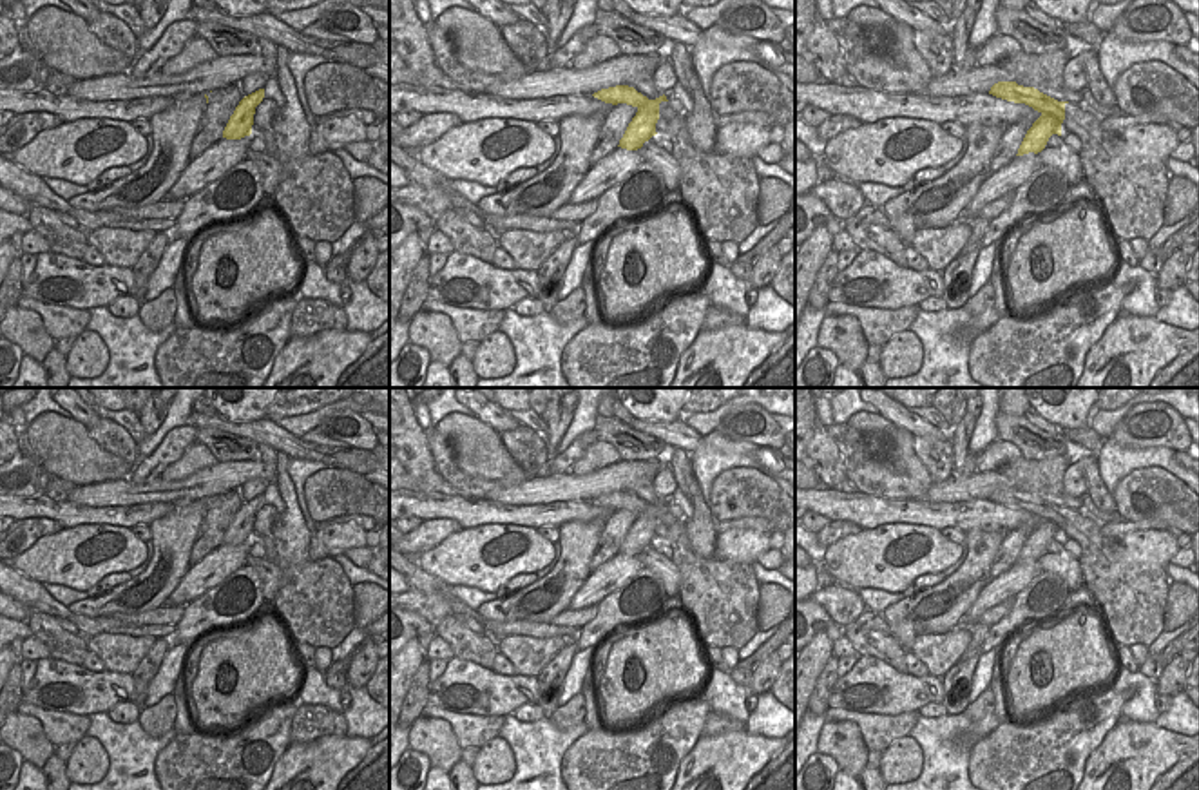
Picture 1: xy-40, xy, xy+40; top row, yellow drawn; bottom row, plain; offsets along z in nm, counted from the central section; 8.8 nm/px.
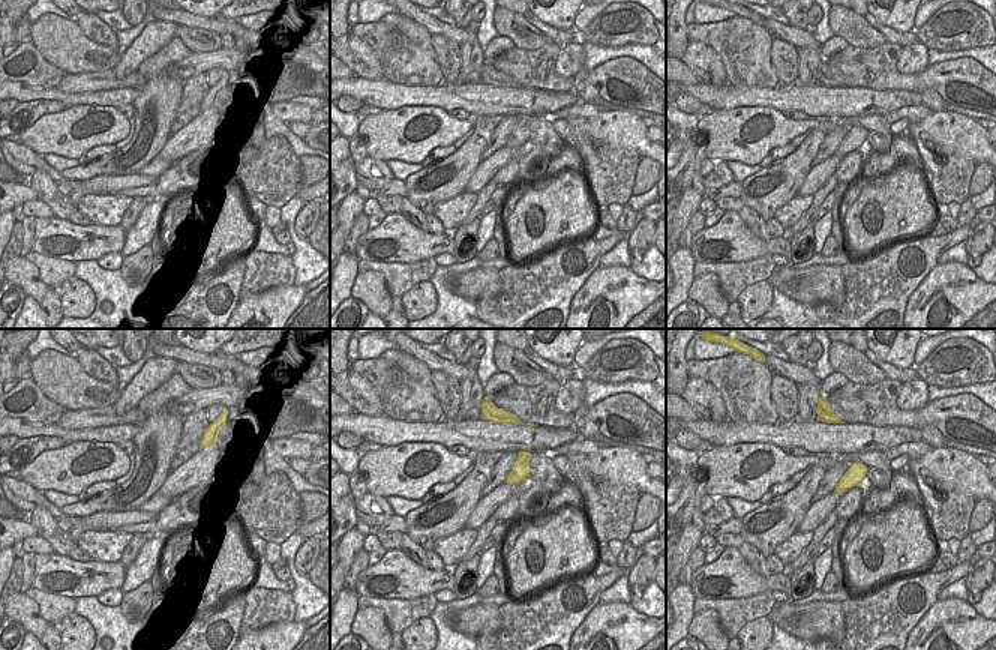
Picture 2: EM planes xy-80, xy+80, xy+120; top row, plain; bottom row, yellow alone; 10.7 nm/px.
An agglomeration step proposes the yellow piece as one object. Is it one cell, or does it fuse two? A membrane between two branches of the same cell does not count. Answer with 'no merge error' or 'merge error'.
merge error

